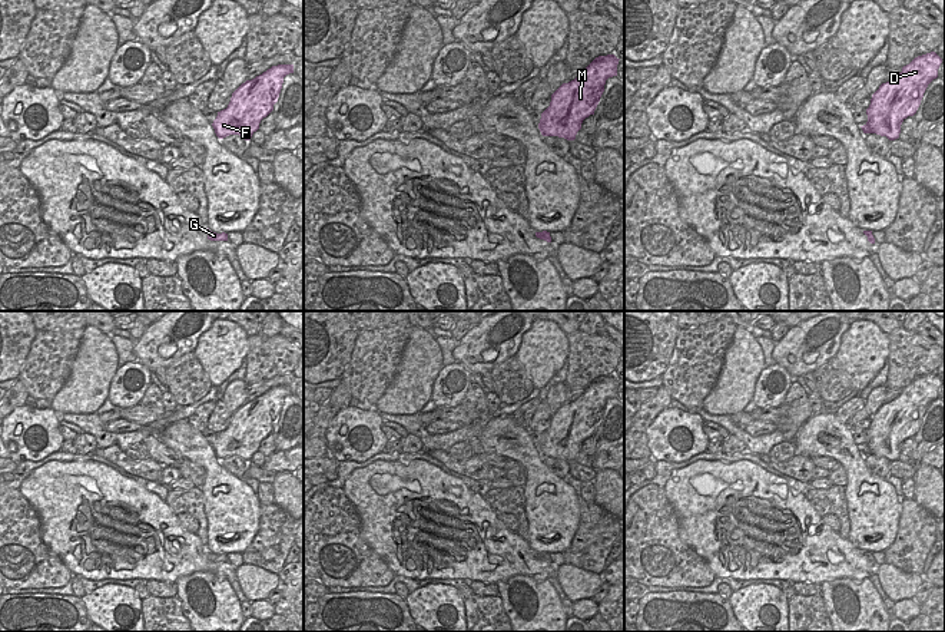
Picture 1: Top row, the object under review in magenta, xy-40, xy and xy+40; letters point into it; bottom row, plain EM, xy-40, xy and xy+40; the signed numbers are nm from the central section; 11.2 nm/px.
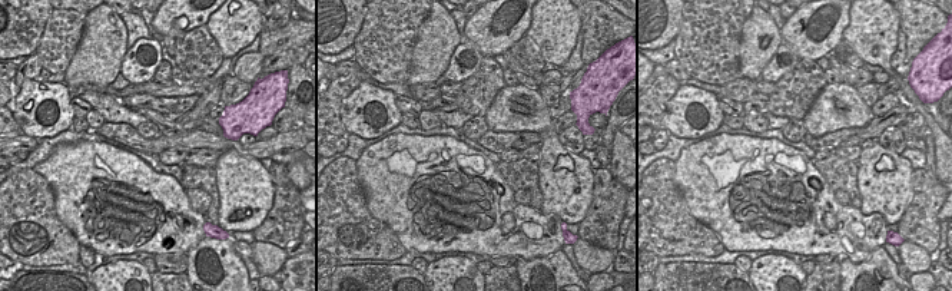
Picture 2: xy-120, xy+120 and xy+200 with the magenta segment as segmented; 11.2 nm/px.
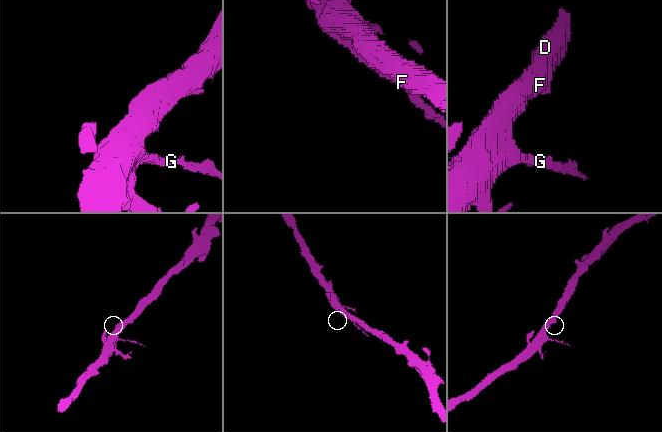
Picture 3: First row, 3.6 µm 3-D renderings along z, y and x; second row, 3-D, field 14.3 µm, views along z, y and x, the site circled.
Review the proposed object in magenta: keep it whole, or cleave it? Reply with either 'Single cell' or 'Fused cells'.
Single cell

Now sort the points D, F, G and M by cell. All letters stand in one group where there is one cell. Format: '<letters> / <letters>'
D F G M

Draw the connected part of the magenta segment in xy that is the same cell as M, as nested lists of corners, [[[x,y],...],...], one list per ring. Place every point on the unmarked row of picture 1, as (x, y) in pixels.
[[[614,375],[598,377],[578,398],[563,404],[541,434],[538,444],[541,456],[574,461],[583,441],[594,436],[606,401],[617,397],[619,381]]]

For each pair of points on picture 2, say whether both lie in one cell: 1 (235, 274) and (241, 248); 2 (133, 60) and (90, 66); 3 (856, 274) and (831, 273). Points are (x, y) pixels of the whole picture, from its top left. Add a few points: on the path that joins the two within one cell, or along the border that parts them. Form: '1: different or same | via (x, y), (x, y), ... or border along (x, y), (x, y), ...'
1: different | border along (232, 241), (232, 248), (242, 261)
2: different | border along (128, 50), (119, 72)
3: different | border along (839, 263), (841, 275)

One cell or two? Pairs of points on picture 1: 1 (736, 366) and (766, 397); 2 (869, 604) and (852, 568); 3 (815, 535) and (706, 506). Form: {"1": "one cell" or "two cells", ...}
{"1": "two cells", "2": "two cells", "3": "one cell"}

